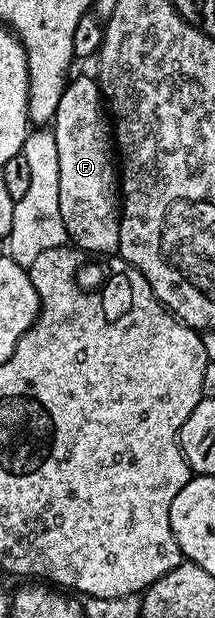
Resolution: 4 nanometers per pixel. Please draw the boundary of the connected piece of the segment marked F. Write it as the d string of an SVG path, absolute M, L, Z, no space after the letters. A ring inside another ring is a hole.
M79 75L68 82L53 120L57 141L57 165L59 166L59 204L61 221L67 230L67 238L84 253L96 251L99 255L114 256L119 249L119 217L121 191L117 183L117 151L113 146L113 127L105 110L105 100L98 82L87 75Z

